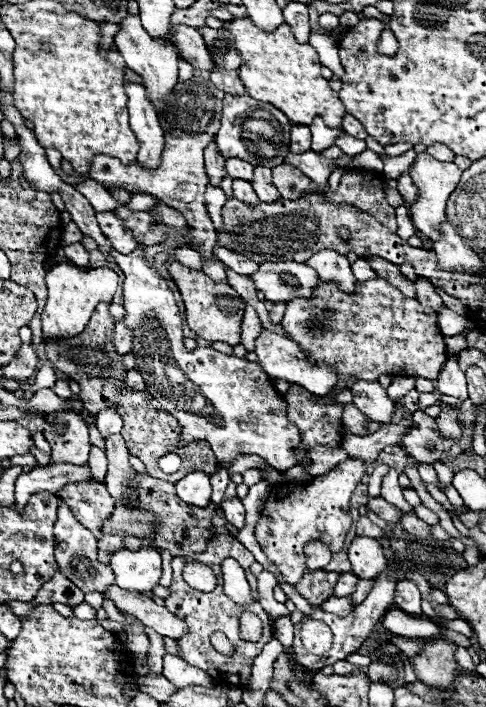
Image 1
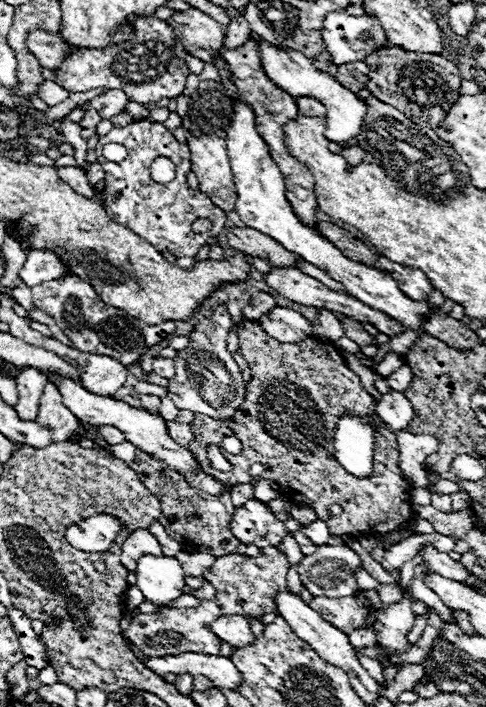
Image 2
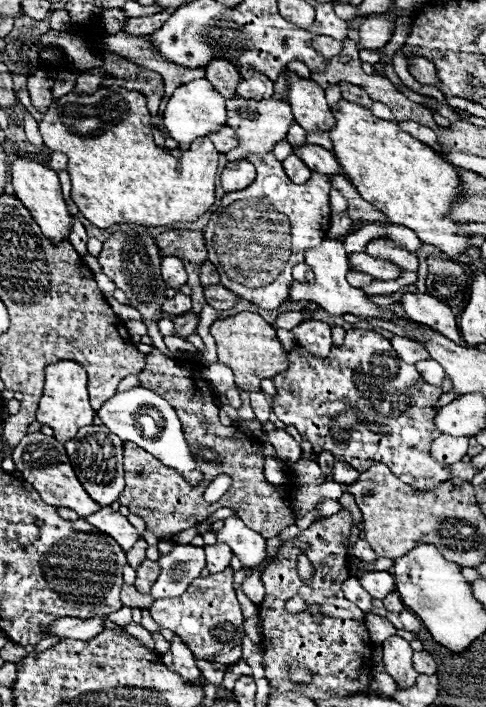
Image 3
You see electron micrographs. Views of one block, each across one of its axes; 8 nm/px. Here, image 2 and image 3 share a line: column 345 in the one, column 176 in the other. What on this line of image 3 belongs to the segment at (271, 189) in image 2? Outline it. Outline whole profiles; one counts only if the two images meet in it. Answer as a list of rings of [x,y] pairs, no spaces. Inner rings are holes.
[[[164,256],[162,258],[162,276],[170,288],[180,288],[186,284],[186,270],[180,258],[176,256]]]

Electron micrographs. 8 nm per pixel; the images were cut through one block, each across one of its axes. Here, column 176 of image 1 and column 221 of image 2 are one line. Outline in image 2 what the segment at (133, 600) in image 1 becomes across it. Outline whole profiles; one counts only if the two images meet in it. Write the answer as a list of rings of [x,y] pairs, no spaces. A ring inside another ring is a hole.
[[[222,616],[212,622],[212,632],[220,636],[220,640],[228,642],[232,648],[242,648],[254,642],[254,634],[242,616]]]

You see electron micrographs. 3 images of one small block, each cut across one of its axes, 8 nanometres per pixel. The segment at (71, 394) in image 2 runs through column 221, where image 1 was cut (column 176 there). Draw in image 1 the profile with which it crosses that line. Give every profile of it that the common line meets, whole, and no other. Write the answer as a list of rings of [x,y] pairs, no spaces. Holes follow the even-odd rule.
[[[196,470],[186,474],[182,480],[178,480],[176,484],[176,494],[178,498],[182,498],[186,504],[194,504],[194,506],[206,506],[210,502],[210,480],[204,472]]]

